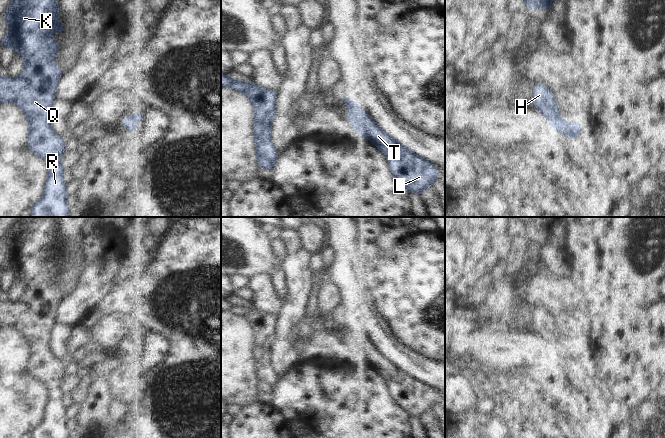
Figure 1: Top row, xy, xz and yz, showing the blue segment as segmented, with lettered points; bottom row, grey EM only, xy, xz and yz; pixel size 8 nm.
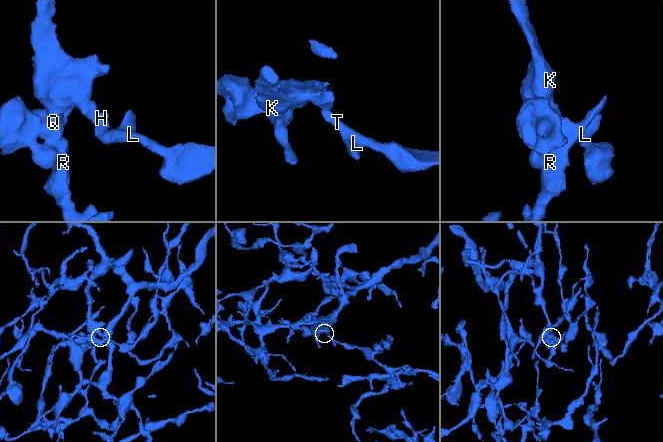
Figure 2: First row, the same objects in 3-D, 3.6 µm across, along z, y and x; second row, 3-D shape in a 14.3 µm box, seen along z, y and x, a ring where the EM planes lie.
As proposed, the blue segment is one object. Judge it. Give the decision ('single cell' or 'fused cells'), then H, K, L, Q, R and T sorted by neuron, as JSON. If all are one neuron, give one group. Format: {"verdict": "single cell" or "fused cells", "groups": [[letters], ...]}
{"verdict": "single cell", "groups": [["H", "K", "L", "Q", "R", "T"]]}

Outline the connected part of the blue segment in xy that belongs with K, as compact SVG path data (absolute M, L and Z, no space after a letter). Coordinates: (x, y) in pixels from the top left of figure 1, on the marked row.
M12 0L2 14L8 23L8 33L0 39L1 45L12 47L15 55L19 50L22 51L24 70L18 78L0 76L0 104L14 103L24 112L29 122L29 151L42 157L48 166L43 195L31 207L29 217L69 217L66 185L63 183L64 169L61 165L65 140L54 133L50 123L51 105L55 100L57 83L62 76L62 69L54 63L54 54L59 51L60 45L50 39L56 31L65 32L58 19L58 0Z

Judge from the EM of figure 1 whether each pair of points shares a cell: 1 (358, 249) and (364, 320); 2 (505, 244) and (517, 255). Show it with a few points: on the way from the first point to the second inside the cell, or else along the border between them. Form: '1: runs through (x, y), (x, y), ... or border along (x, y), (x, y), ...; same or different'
1: runs through (358, 267), (358, 302); same
2: border along (511, 238), (511, 248), (503, 264); different

